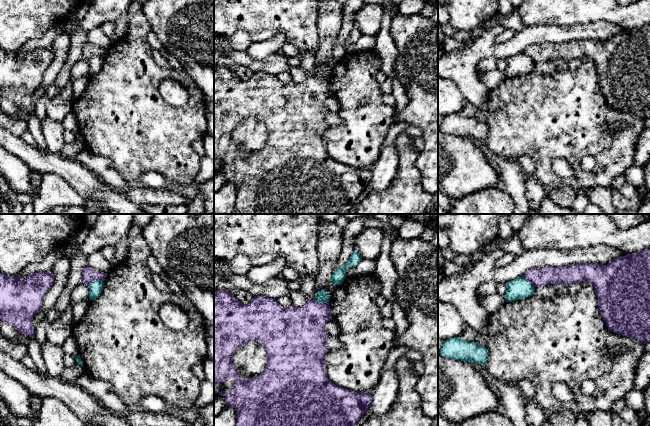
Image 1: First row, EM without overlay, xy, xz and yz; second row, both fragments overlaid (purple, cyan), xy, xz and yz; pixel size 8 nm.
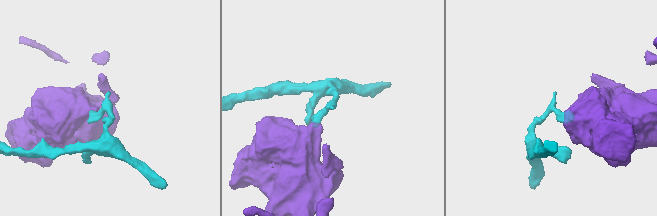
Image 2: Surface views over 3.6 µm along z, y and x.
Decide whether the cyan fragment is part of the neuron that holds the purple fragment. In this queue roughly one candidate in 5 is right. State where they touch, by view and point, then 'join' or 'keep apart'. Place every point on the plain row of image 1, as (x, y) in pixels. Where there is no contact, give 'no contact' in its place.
xy (95, 55) | keep apart

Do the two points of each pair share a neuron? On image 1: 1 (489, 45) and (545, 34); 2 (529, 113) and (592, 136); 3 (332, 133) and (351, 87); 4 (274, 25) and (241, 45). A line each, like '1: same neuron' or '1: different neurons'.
1: same neuron
2: same neuron
3: same neuron
4: different neurons

